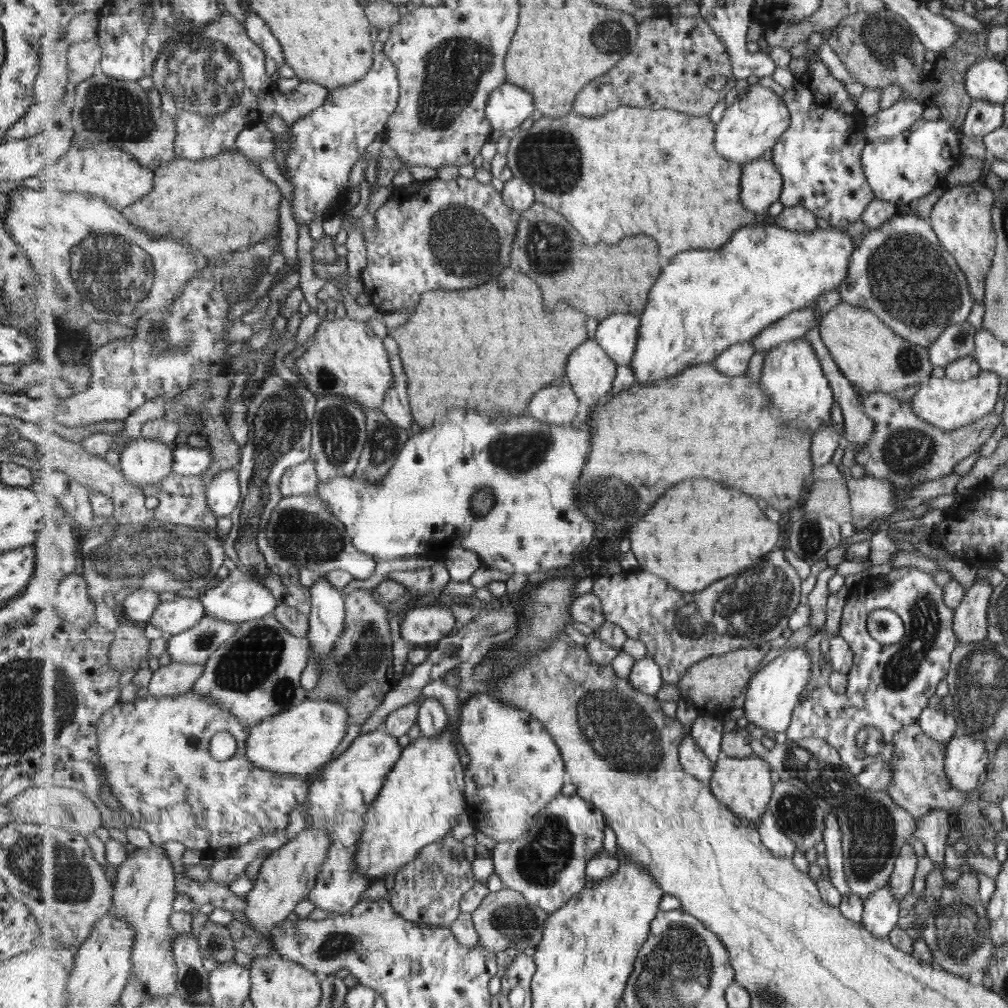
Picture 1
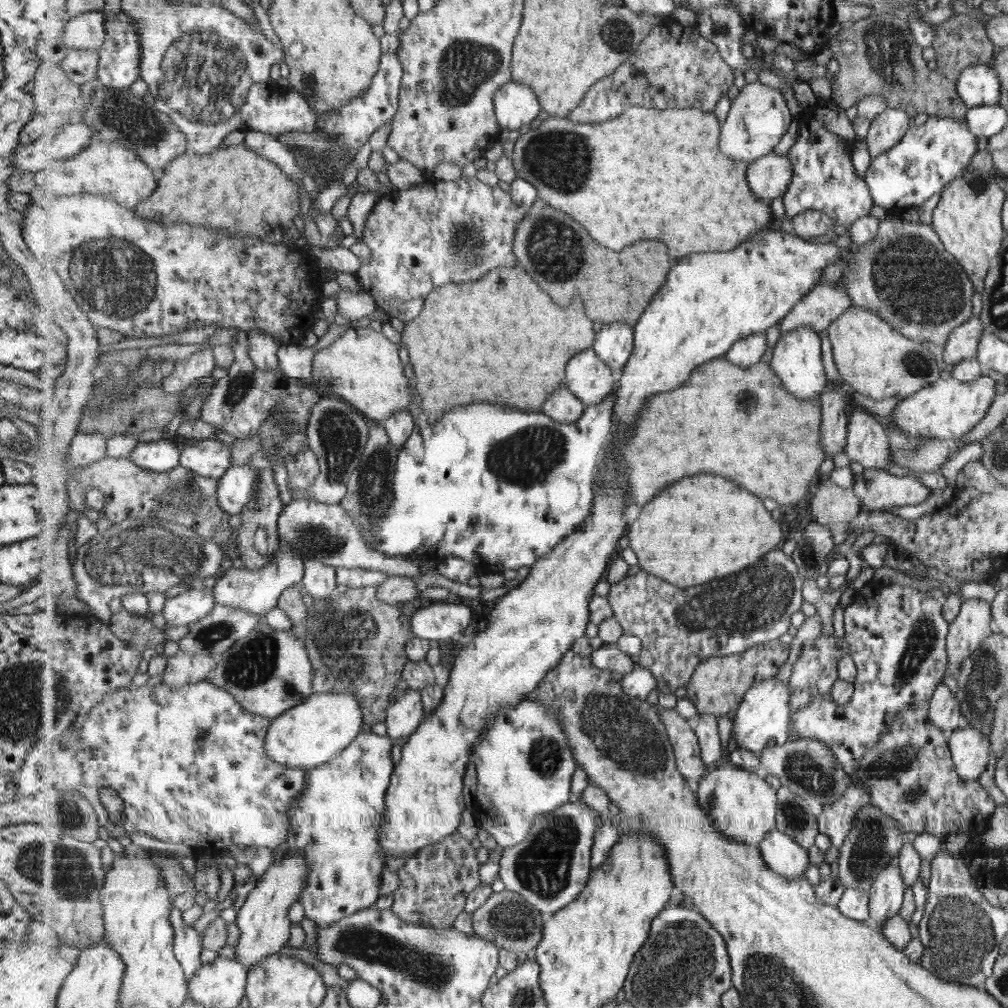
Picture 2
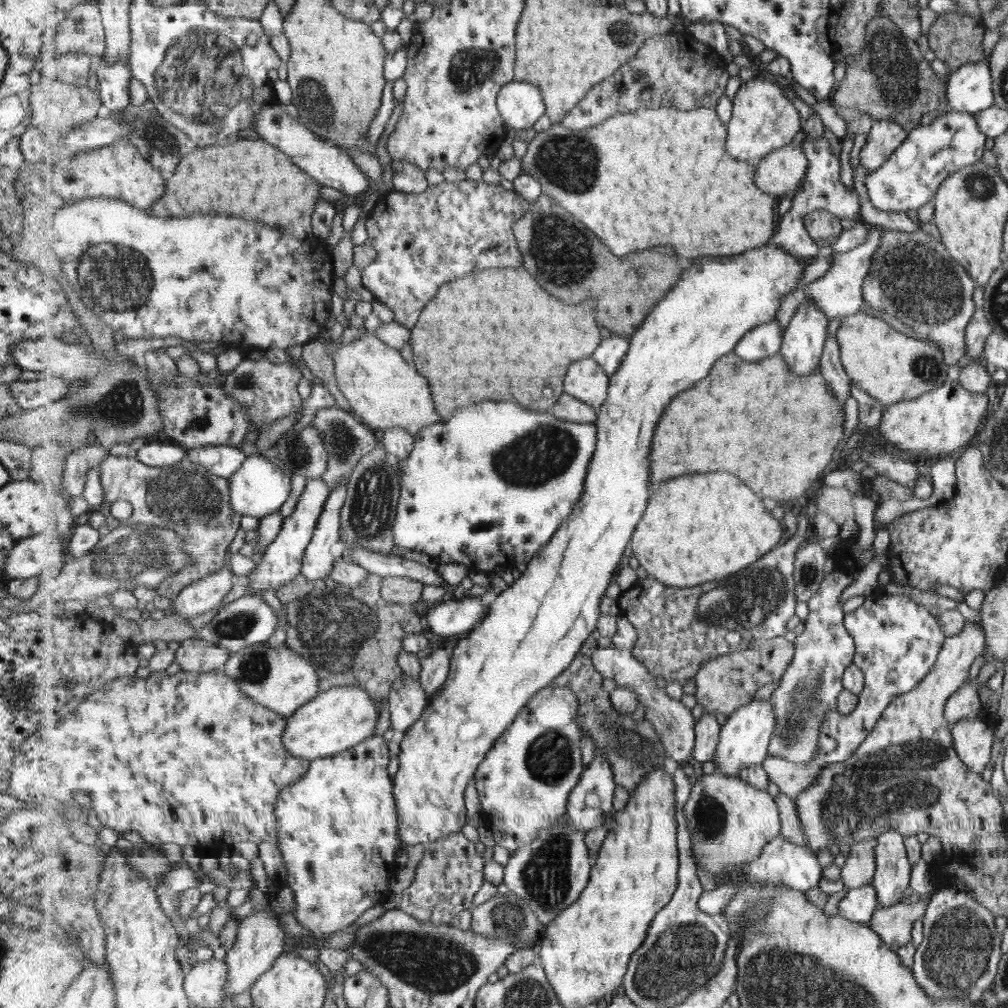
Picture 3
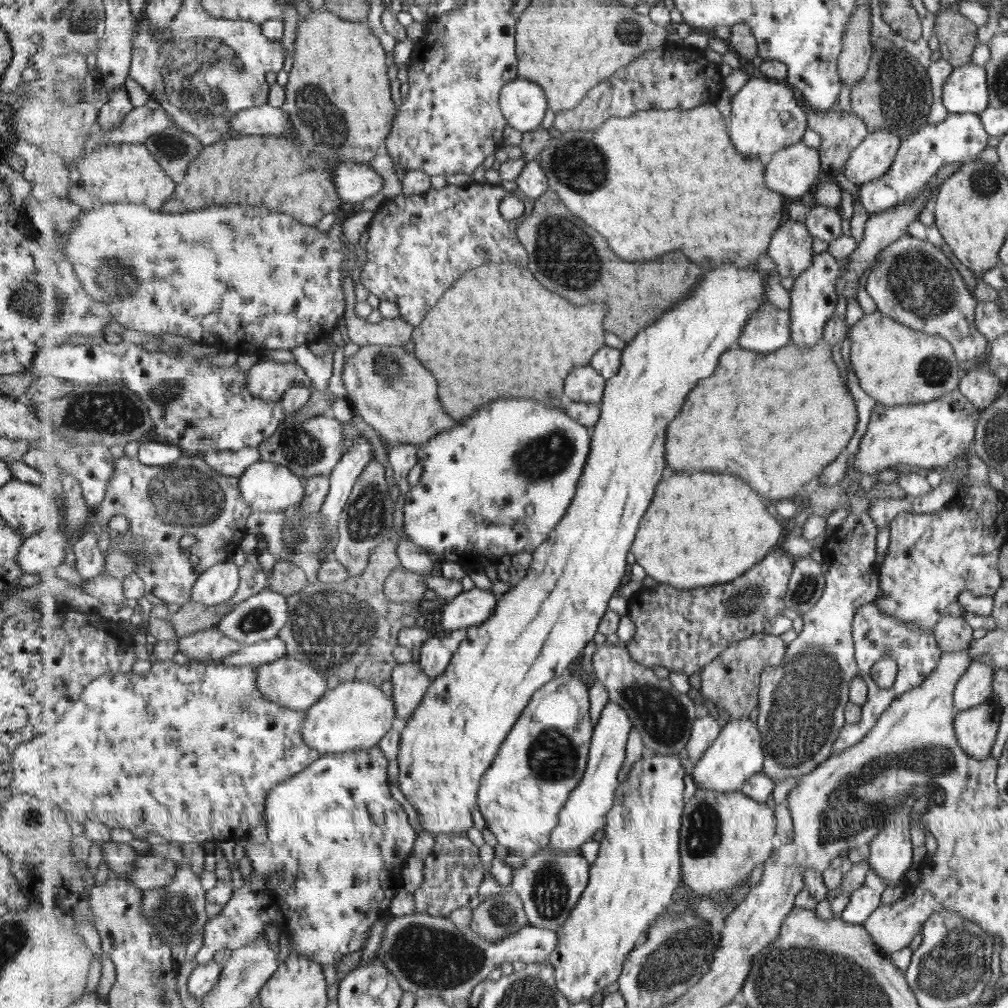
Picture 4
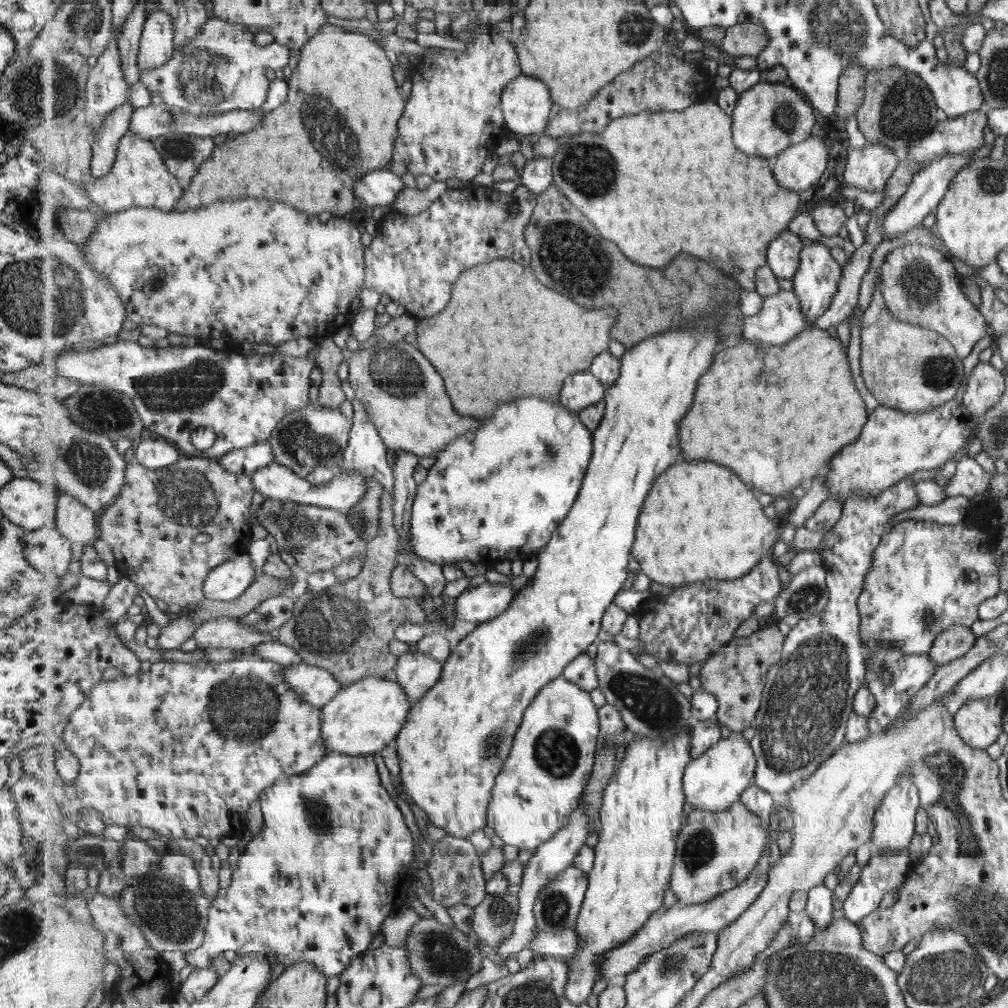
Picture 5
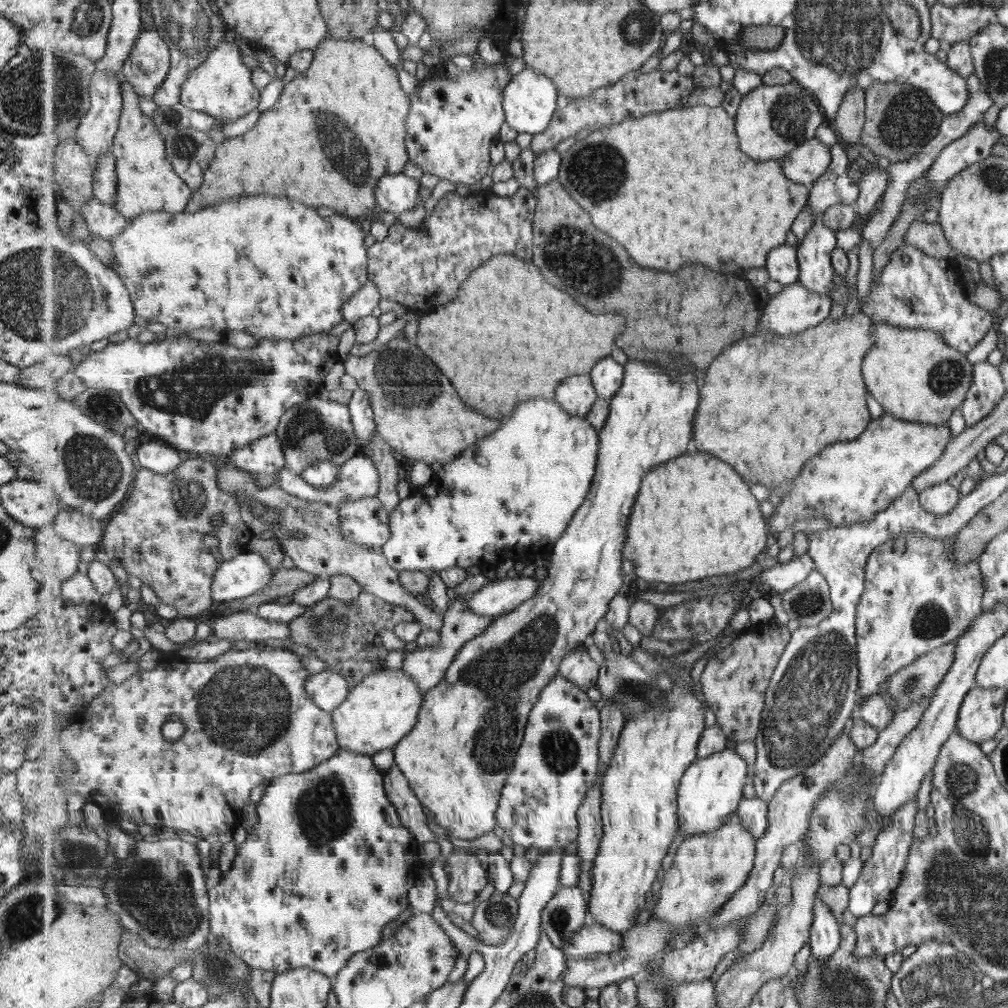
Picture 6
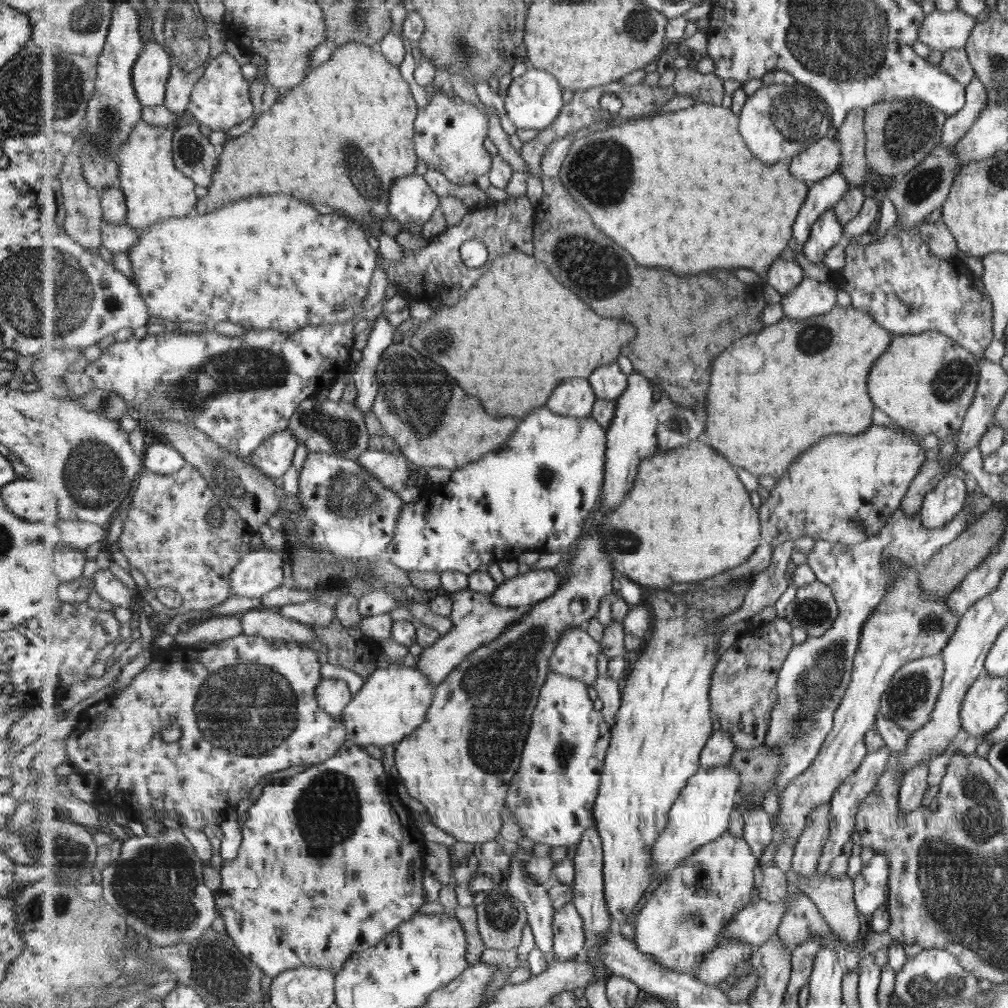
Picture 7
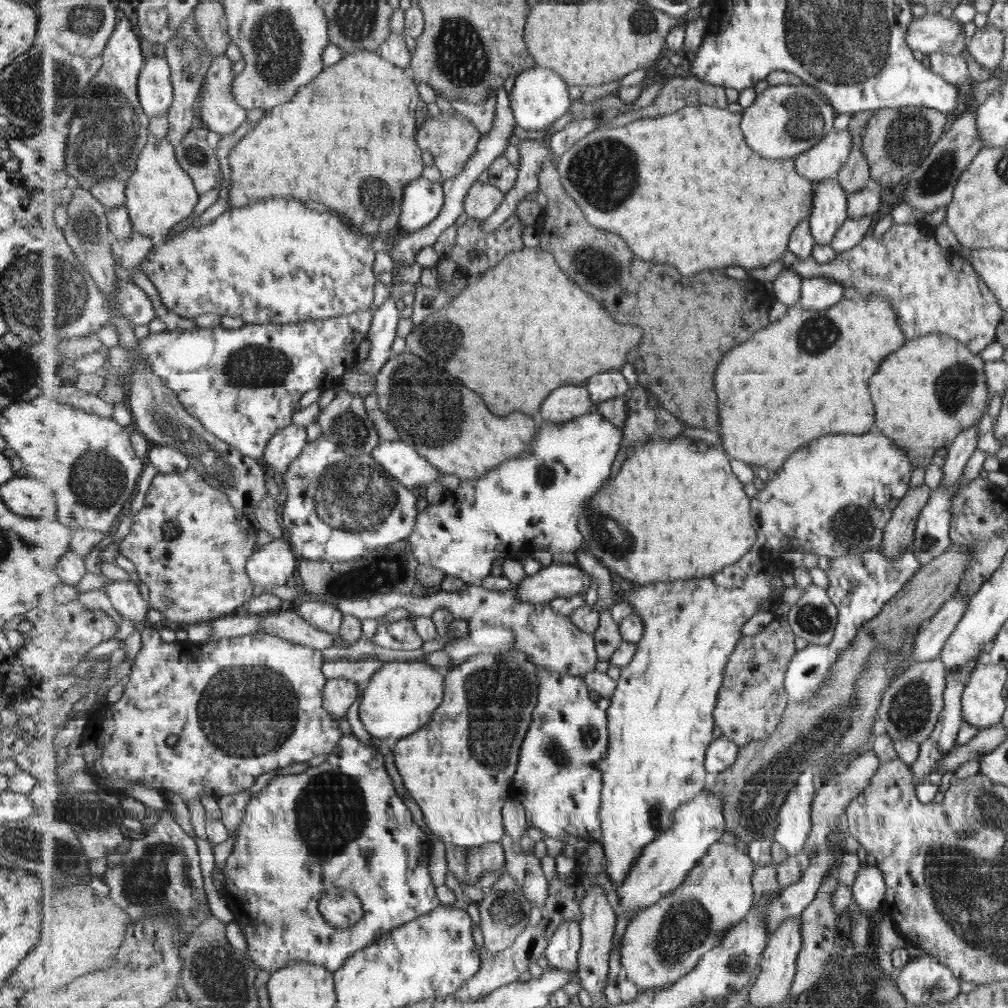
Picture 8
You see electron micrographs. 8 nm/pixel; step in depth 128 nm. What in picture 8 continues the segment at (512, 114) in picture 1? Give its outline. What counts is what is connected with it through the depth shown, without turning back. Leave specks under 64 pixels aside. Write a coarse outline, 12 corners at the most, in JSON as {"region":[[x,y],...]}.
{"region":[[541,65],[515,79],[516,124],[546,130],[573,104],[562,75]]}

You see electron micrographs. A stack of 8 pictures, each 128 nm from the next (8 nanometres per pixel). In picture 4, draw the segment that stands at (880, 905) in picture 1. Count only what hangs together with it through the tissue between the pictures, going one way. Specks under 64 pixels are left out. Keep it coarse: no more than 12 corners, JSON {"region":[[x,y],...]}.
{"region":[[914,798],[887,814],[869,862],[897,886],[911,864]]}

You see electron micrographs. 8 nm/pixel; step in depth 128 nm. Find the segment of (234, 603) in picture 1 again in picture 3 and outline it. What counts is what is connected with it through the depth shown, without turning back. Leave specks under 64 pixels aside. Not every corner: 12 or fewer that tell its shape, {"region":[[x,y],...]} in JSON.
{"region":[[307,480],[249,574],[253,595],[302,574],[330,486]]}

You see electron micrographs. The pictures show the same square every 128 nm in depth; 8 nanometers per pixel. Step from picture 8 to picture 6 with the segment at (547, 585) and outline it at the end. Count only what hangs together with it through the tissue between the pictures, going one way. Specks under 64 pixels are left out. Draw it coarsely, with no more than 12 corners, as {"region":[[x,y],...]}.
{"region":[[532,576],[492,581],[469,596],[479,616],[499,617],[531,600]]}

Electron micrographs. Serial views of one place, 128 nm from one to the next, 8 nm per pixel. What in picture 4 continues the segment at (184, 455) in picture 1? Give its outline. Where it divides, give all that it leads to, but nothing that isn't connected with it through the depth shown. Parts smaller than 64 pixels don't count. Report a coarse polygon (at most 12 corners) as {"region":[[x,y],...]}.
{"region":[[258,447],[208,450],[202,457],[221,475],[239,478],[262,460]]}

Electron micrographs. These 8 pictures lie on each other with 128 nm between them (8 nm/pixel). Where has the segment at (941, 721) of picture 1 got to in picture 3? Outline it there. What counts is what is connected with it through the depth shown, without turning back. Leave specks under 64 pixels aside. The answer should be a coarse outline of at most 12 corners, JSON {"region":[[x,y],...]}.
{"region":[[972,674],[946,702],[951,727],[982,713]]}

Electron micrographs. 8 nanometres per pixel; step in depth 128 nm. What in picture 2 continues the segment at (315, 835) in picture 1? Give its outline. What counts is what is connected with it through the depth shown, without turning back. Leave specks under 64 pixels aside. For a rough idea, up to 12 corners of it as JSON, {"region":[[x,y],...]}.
{"region":[[275,857],[235,920],[249,970],[291,938],[289,908],[308,885],[308,860]]}

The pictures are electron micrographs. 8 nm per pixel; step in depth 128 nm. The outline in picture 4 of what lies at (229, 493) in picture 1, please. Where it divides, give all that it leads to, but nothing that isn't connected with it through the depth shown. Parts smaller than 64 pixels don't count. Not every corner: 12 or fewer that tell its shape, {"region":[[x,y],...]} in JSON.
{"region":[[255,461],[241,476],[254,512],[293,508],[306,497],[288,466]]}

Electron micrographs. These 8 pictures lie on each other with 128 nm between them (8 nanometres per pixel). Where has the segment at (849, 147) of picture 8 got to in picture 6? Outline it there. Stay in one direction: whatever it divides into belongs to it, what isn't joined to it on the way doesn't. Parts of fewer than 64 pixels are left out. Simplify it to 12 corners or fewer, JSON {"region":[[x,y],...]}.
{"region":[[812,138],[781,160],[810,188],[830,168],[832,150]]}

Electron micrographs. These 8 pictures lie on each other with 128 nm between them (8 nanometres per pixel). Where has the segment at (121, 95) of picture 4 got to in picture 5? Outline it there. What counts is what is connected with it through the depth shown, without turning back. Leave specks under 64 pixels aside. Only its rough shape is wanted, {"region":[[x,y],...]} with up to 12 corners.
{"region":[[121,104],[93,135],[93,177],[111,172],[134,106]]}

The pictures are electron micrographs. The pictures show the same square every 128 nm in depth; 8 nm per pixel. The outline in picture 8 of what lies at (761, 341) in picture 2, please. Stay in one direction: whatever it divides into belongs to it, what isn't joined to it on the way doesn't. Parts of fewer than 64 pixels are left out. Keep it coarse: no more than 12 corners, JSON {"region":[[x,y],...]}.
{"region":[[827,277],[802,281],[798,302],[827,310],[843,300],[844,286]]}

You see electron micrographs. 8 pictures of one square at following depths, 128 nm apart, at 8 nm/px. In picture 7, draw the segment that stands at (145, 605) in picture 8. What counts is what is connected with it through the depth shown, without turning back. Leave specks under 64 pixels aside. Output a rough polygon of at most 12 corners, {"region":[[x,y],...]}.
{"region":[[109,569],[97,571],[95,590],[108,603],[131,609],[139,594]]}

